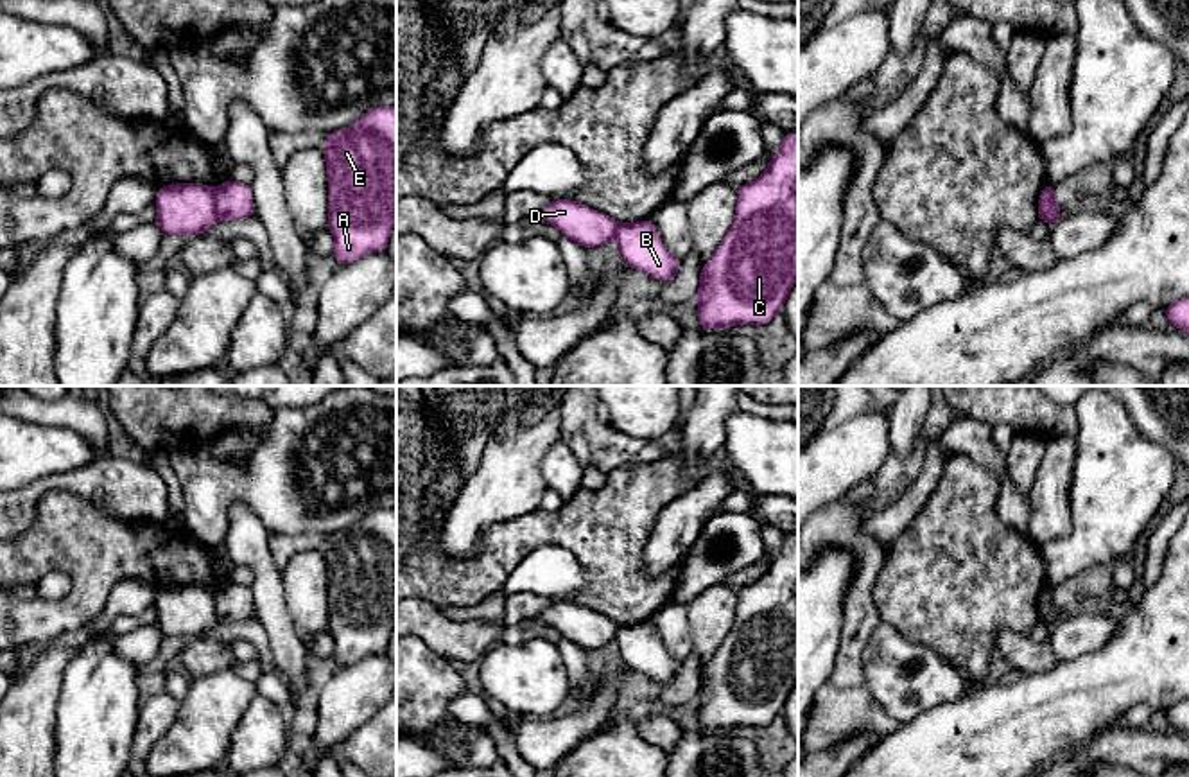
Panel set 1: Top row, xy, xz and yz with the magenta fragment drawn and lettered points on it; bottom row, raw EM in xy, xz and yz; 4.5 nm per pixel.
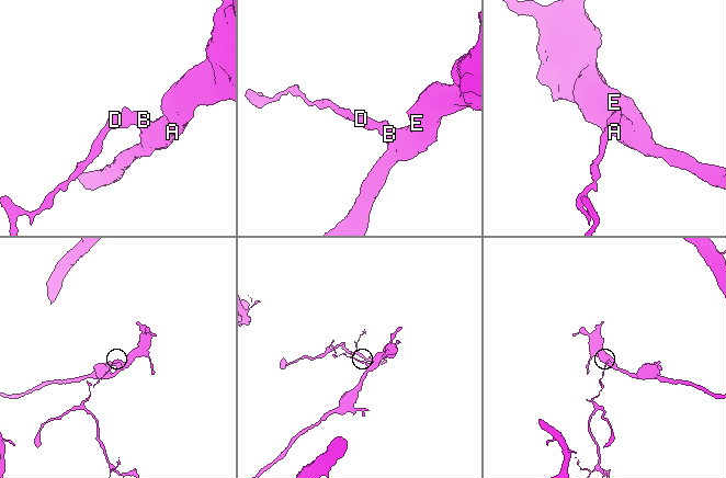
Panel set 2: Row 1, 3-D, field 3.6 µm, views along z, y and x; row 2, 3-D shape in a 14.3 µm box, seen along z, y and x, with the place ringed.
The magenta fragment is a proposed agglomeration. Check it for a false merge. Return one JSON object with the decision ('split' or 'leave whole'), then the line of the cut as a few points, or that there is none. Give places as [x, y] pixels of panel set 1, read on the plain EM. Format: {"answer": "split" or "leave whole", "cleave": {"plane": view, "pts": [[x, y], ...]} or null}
{"answer": "split", "cleave": {"plane": "xy", "pts": [[214, 593], [214, 609], [219, 619]]}}

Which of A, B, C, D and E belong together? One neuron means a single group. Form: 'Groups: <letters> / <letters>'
Groups: A B C E / D

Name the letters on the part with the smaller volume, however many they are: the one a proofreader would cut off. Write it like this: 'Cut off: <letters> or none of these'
Cut off: D

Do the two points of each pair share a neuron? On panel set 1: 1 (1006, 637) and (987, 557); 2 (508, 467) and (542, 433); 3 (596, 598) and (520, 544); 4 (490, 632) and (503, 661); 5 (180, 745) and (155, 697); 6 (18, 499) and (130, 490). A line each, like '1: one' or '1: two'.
1: two
2: one
3: one
4: two
5: two
6: one

